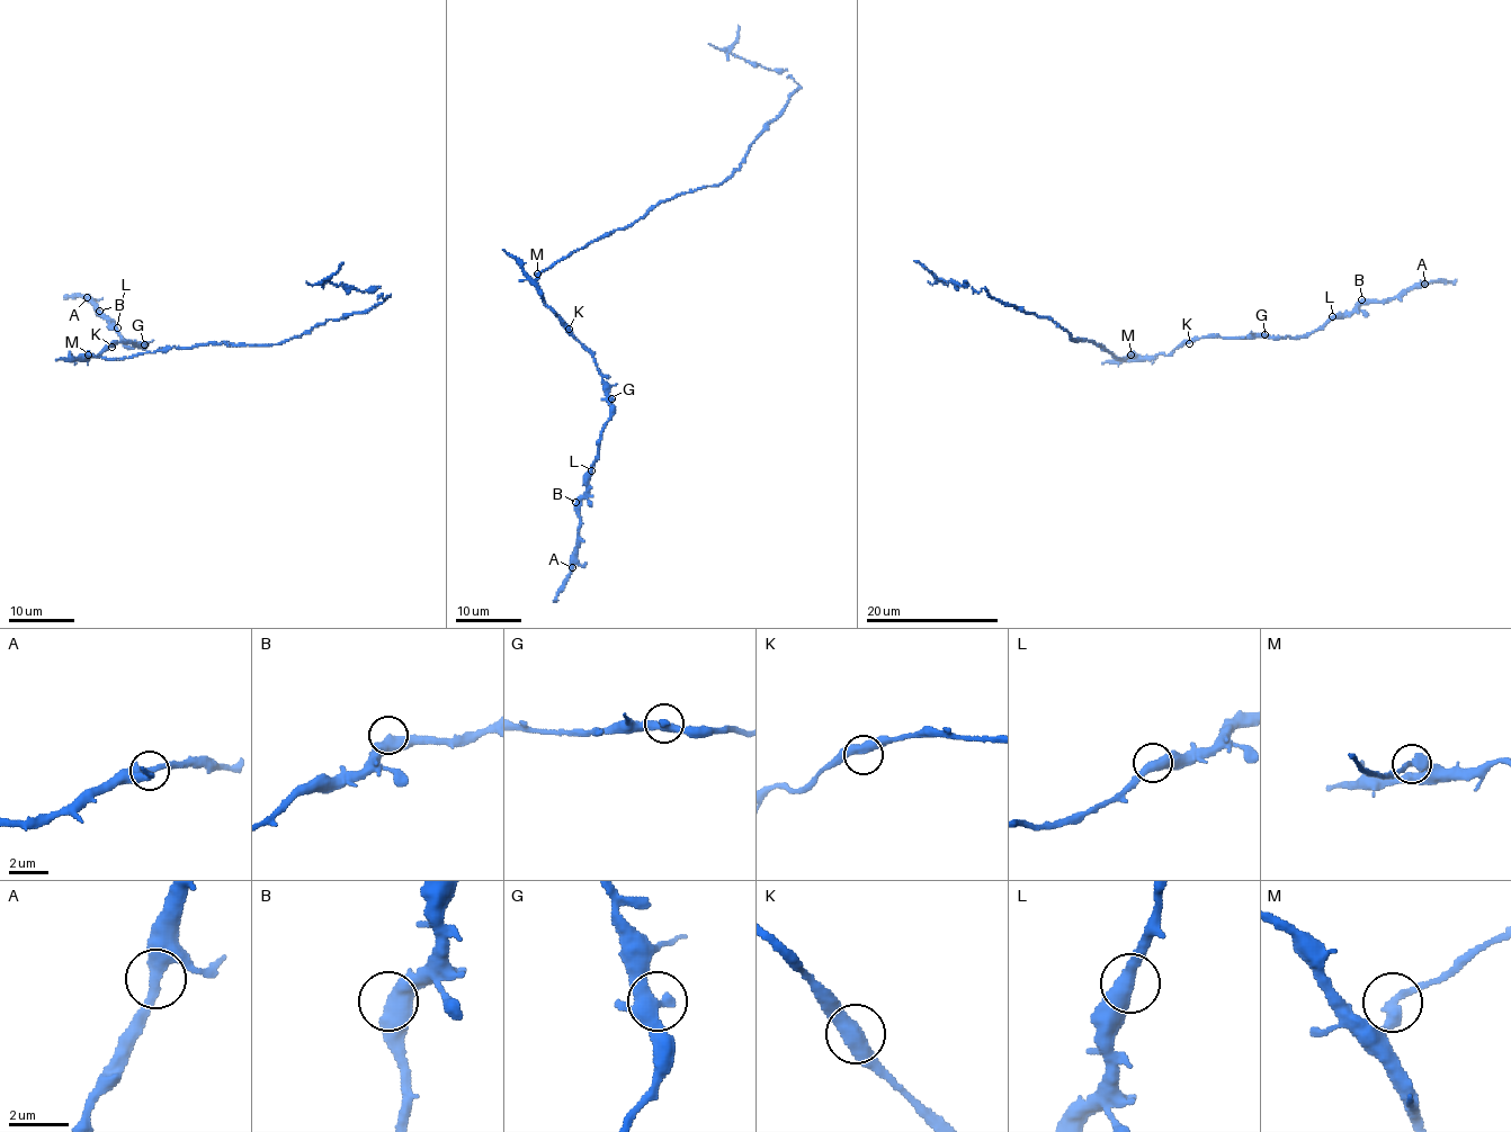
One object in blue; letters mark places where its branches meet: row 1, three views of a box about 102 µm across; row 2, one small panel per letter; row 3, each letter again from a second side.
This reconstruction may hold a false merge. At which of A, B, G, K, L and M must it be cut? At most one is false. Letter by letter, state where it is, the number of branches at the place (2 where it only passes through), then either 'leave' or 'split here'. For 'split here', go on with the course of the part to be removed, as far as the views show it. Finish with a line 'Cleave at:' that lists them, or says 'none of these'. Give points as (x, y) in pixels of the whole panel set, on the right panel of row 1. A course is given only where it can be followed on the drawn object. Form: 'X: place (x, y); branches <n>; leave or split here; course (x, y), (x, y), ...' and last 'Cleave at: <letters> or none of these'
A: place (1424, 284); branches 2; leave
B: place (1361, 299); branches 2; leave
G: place (1264, 334); branches 3; leave
K: place (1189, 343); branches 2; leave
L: place (1332, 316); branches 2; leave
M: place (1130, 355); branches 2; split here; course (1130, 355), (1115, 357), (1056, 322), (1004, 306), (984, 288), (935, 278), (913, 261)
Cleave at: M

